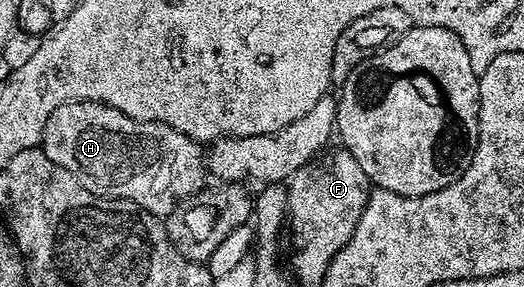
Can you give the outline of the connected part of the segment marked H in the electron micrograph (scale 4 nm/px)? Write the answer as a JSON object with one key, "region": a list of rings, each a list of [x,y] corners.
{"region":[[[78,100],[57,106],[43,131],[41,147],[44,154],[57,162],[57,166],[65,166],[69,174],[78,176],[93,194],[109,196],[113,200],[128,200],[160,218],[170,217],[180,205],[203,191],[209,180],[209,164],[205,159],[204,145],[200,141],[185,135],[181,130],[173,130],[173,126],[134,120],[121,110],[92,100]]]}

